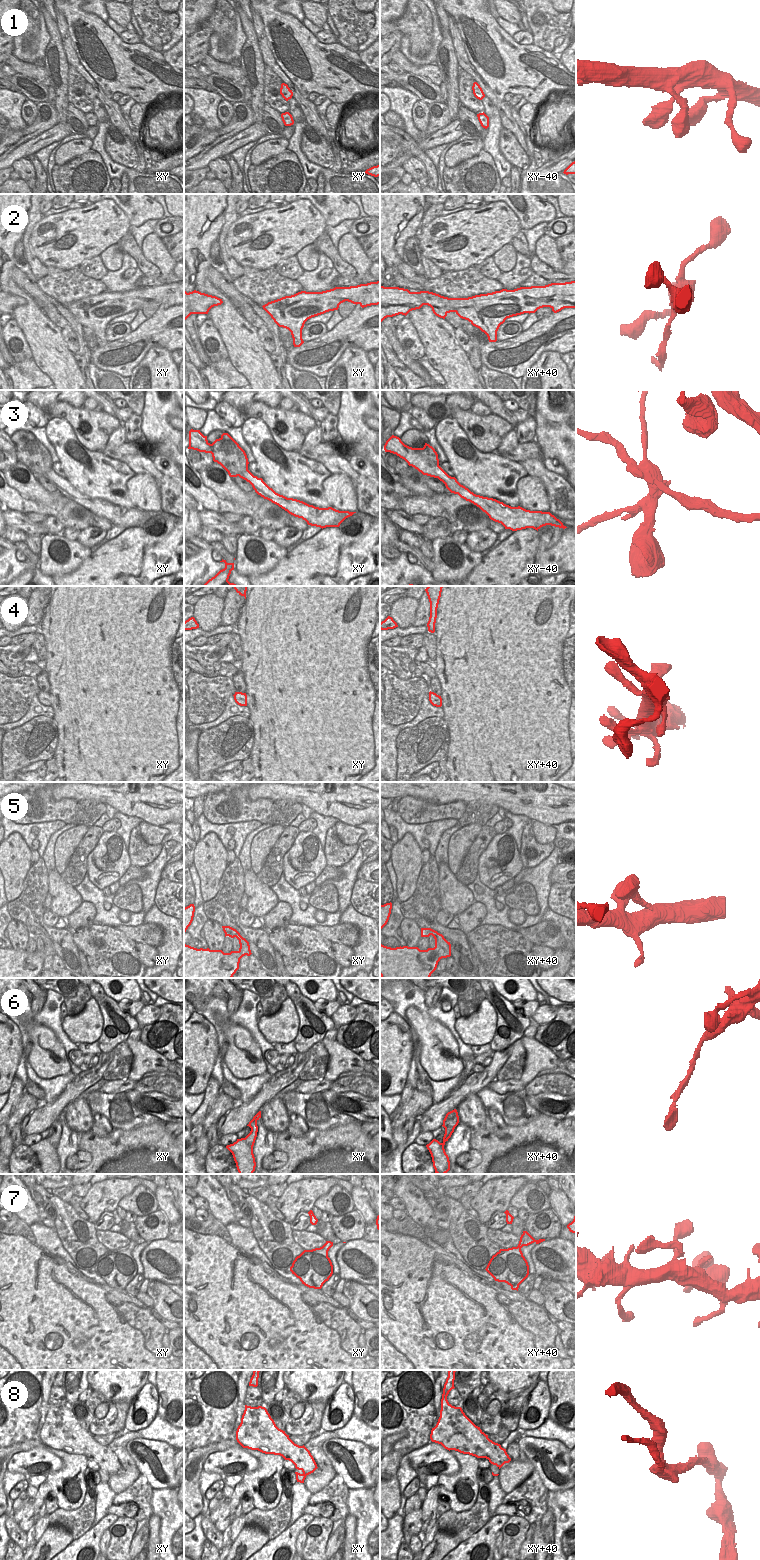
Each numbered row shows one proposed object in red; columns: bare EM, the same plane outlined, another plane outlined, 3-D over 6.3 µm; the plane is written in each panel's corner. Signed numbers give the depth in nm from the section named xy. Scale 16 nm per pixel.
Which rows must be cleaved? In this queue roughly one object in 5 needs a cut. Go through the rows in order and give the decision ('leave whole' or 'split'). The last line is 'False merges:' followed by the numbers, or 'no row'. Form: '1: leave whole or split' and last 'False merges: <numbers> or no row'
1: leave whole
2: leave whole
3: split
4: leave whole
5: leave whole
6: leave whole
7: leave whole
8: split
False merges: 3, 8

